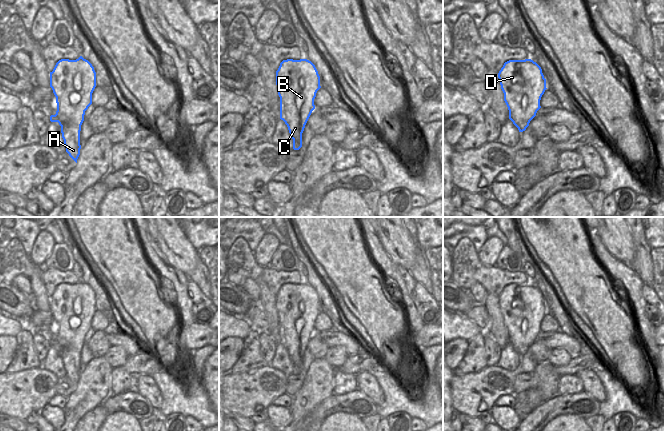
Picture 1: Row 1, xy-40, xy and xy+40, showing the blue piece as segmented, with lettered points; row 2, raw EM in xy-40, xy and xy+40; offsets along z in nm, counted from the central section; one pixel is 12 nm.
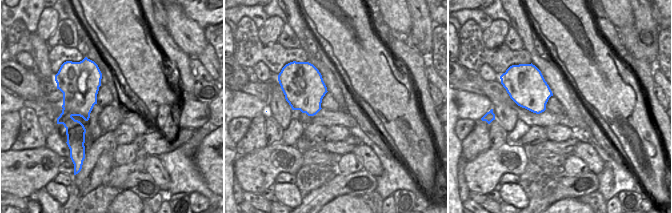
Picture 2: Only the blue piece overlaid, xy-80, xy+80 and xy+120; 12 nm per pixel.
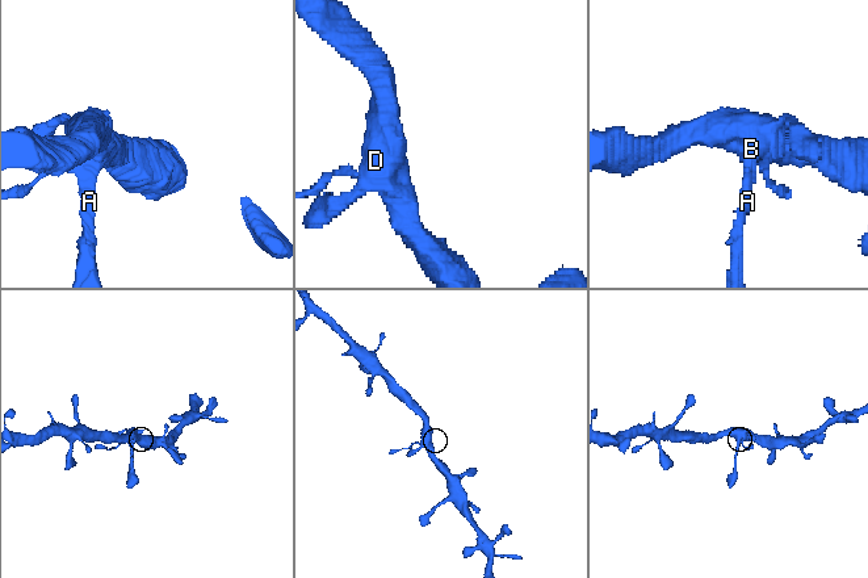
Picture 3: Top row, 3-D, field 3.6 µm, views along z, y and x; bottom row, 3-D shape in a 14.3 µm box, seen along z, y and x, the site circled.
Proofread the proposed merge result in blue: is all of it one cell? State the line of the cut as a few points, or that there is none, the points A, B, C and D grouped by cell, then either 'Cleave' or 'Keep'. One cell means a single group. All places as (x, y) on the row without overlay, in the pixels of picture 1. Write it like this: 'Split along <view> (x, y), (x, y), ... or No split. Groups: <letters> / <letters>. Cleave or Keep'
No split. Groups: A B C D. Keep

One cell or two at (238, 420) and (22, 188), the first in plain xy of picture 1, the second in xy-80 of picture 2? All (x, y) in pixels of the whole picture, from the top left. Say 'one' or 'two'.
two

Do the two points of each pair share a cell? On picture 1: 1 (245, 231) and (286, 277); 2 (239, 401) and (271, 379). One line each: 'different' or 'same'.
1: different
2: same

